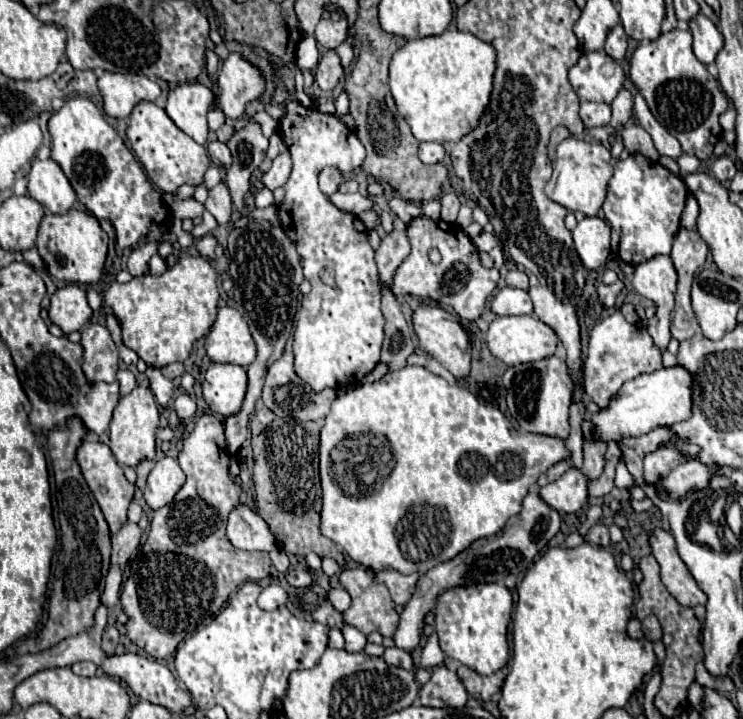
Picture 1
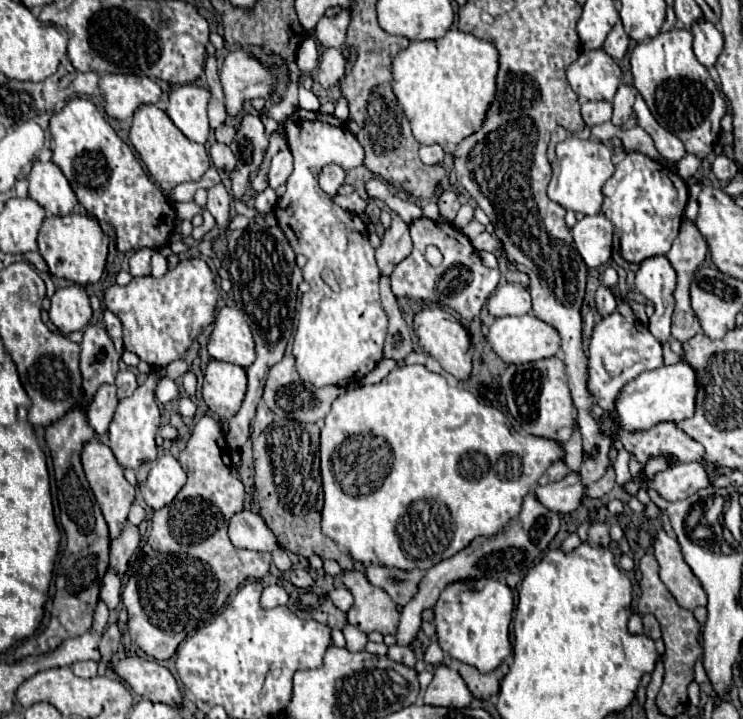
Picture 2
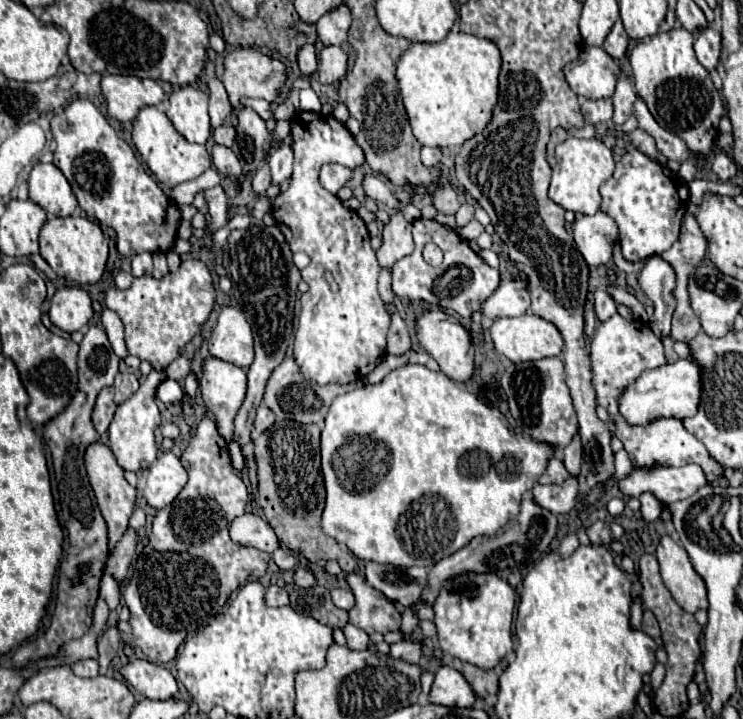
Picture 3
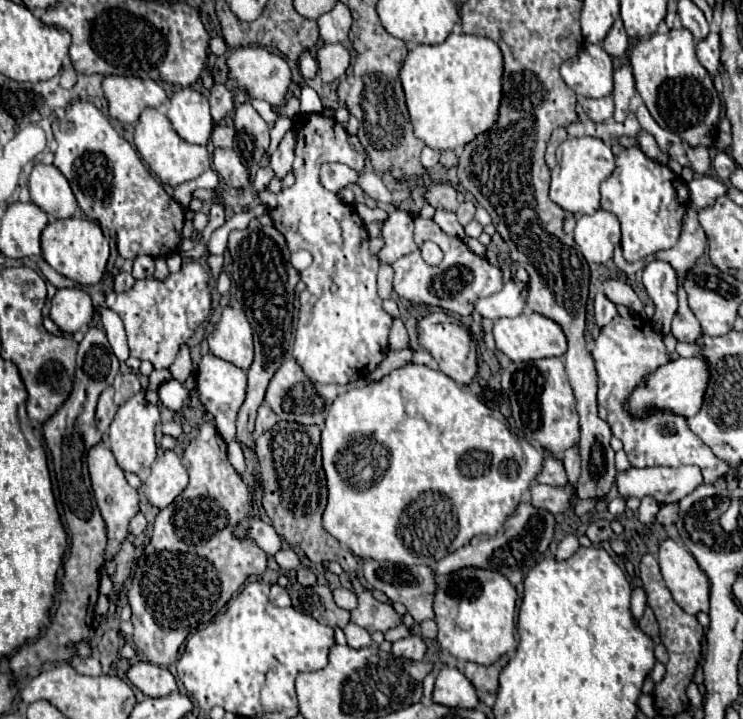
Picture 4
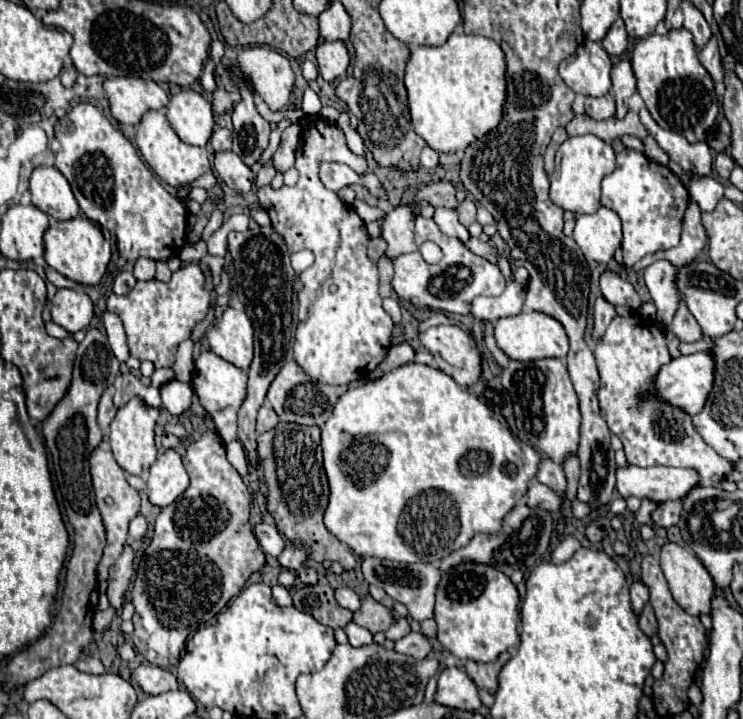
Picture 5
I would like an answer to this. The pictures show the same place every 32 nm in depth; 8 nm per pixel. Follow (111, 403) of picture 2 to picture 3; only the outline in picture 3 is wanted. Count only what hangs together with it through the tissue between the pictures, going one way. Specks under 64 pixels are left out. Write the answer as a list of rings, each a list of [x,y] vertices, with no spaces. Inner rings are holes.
[[[108,386],[104,388],[100,394],[98,394],[98,400],[96,400],[96,406],[94,406],[94,412],[92,412],[92,422],[94,422],[94,428],[104,434],[114,418],[114,412],[116,412],[116,404],[114,404],[114,388]]]

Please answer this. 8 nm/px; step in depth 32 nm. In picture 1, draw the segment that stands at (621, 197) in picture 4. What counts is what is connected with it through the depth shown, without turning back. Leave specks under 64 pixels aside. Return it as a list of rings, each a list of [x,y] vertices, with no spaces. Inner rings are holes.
[[[630,154],[620,160],[614,166],[614,176],[608,182],[608,194],[602,206],[608,222],[620,234],[620,258],[628,264],[640,264],[658,254],[668,254],[680,230],[686,198],[686,184],[662,164],[654,164],[642,154]]]

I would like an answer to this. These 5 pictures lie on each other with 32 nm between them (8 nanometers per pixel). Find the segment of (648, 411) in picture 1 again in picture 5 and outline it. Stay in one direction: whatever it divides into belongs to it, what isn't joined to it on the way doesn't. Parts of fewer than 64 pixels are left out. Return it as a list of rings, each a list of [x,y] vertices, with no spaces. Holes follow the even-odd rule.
[[[710,350],[674,358],[666,366],[662,366],[656,376],[656,388],[658,388],[660,400],[682,408],[692,416],[702,410],[702,406],[706,404],[706,398],[710,396],[712,386],[714,386],[714,354],[710,354]]]

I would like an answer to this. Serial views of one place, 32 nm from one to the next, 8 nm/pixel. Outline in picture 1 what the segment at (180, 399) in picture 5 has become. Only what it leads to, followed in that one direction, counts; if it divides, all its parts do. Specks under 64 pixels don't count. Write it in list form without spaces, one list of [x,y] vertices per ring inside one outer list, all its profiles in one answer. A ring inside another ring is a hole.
[[[152,366],[146,370],[146,378],[150,380],[150,386],[152,386],[152,392],[154,392],[158,404],[166,406],[174,398],[174,394],[176,394],[174,382],[164,378],[162,372],[158,368],[152,368]]]

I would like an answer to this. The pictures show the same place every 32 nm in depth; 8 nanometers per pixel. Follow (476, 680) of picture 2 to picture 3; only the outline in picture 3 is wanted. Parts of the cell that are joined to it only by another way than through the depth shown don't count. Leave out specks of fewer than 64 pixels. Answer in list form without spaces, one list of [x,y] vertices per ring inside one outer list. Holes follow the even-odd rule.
[[[506,658],[502,662],[498,662],[498,666],[490,668],[490,670],[482,670],[474,664],[462,664],[462,674],[468,680],[468,684],[472,686],[472,690],[476,692],[476,696],[494,696],[498,692],[498,678],[504,672],[504,668],[508,666]]]

